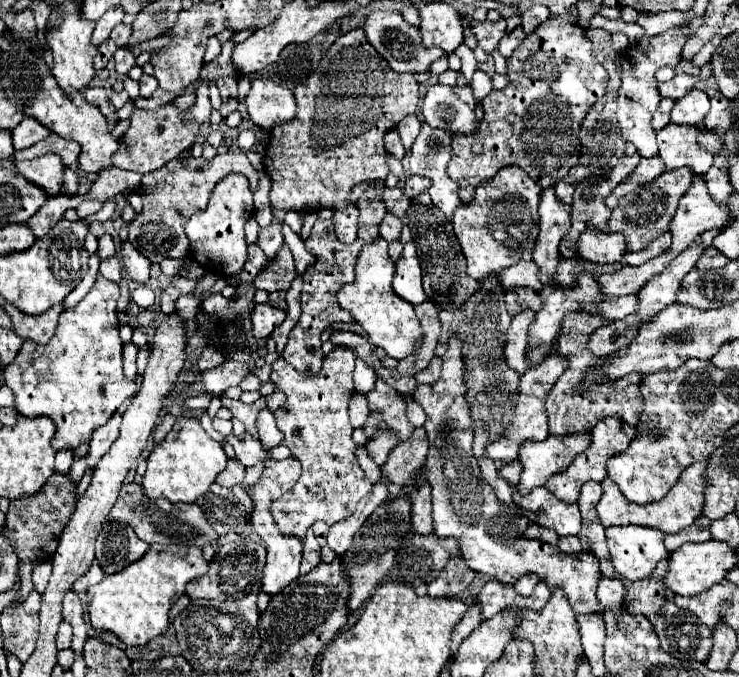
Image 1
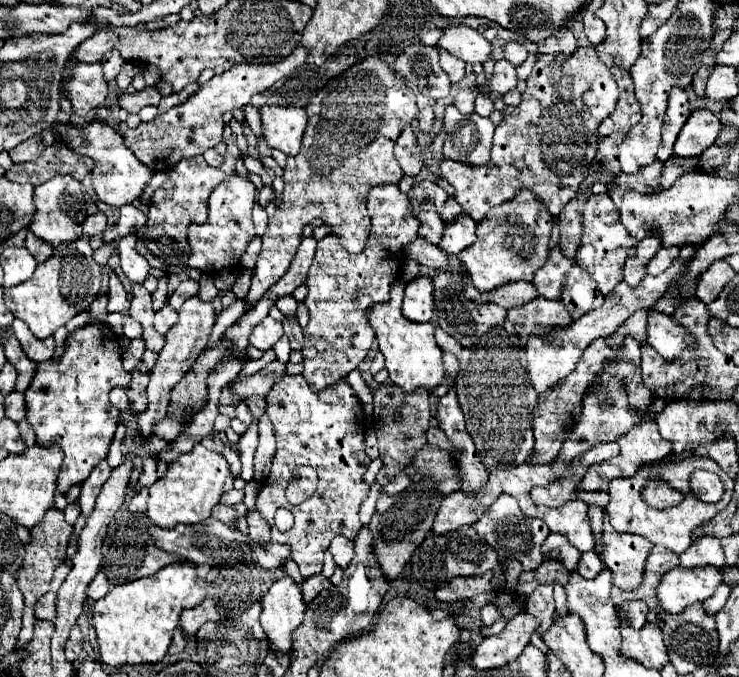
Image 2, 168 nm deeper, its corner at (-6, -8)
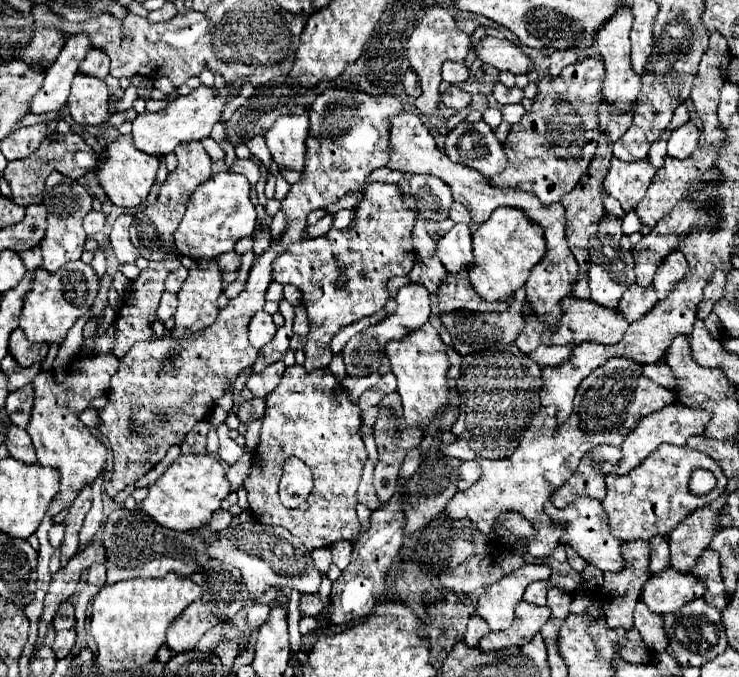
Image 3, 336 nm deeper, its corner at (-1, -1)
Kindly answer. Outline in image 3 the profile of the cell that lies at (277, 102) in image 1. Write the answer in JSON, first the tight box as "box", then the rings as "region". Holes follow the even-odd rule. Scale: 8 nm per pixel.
{"box":[265,114,309,172],"region":[[[287,114],[277,118],[273,128],[265,134],[267,146],[279,170],[289,168],[301,172],[305,166],[305,140],[309,130],[307,114]]]}

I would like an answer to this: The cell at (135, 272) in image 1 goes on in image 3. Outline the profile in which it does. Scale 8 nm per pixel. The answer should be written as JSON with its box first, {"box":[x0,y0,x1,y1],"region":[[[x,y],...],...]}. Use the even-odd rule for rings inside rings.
{"box":[109,214,139,264],"region":[[[121,214],[113,228],[111,228],[111,236],[109,236],[109,244],[117,256],[117,260],[123,264],[123,262],[135,262],[137,256],[139,256],[139,250],[131,244],[129,240],[129,226],[133,222],[133,216],[131,214]]]}

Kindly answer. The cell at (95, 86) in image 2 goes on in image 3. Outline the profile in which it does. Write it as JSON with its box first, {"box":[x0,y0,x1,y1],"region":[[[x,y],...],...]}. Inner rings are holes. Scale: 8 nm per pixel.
{"box":[67,74,109,126],"region":[[[77,74],[67,100],[71,118],[83,126],[99,126],[109,120],[109,90],[99,78]]]}

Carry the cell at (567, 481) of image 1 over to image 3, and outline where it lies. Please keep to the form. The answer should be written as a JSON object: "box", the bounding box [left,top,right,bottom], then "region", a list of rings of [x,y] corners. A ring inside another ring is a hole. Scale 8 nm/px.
{"box":[601,402,711,474],"region":[[[675,402],[671,406],[665,406],[663,410],[655,412],[655,414],[649,414],[647,418],[643,418],[643,422],[639,422],[639,426],[625,438],[623,442],[623,460],[613,466],[613,464],[603,464],[601,470],[603,474],[609,474],[609,472],[617,472],[617,474],[627,474],[631,468],[639,466],[651,452],[655,452],[661,444],[675,444],[675,446],[685,446],[687,438],[689,436],[695,436],[695,434],[703,434],[707,422],[711,420],[711,414],[705,412],[705,410],[695,410],[695,408],[689,408],[689,406],[683,406],[681,402]]]}

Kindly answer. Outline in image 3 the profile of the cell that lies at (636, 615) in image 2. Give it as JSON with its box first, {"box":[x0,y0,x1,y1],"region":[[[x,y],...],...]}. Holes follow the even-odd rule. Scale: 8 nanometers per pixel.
{"box":[635,602,667,652],"region":[[[637,602],[635,608],[635,628],[641,632],[643,642],[649,646],[651,652],[665,652],[667,650],[667,632],[663,626],[661,614],[653,614],[643,602]]]}

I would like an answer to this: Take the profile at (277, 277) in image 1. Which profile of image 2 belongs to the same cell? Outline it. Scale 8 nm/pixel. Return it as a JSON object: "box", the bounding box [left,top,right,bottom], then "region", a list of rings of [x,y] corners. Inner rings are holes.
{"box":[276,295,296,317],"region":[[[292,295],[280,297],[280,299],[276,301],[276,307],[278,307],[286,317],[292,317],[292,315],[296,313],[296,299],[294,299]]]}

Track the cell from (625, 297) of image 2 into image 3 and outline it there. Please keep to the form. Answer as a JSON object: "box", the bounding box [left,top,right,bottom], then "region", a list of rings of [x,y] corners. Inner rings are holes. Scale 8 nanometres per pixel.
{"box":[529,344,573,368],"region":[[[567,344],[567,346],[539,346],[535,352],[529,354],[529,358],[535,360],[541,368],[557,366],[571,356],[571,350],[573,350],[573,344]]]}

